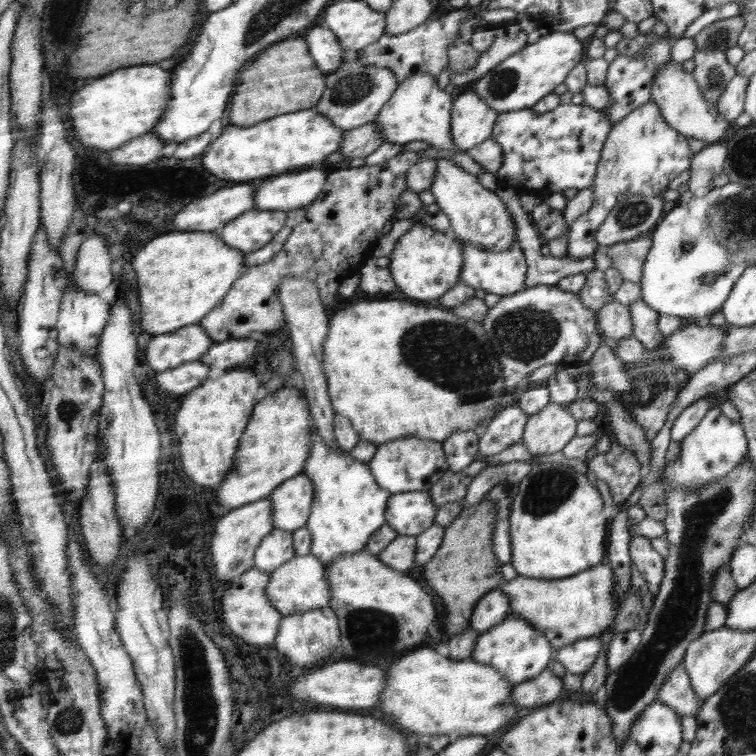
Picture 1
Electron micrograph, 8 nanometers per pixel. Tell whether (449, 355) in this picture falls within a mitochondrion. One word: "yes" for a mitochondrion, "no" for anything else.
yes

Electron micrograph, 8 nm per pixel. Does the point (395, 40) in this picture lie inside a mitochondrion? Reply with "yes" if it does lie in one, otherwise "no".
no

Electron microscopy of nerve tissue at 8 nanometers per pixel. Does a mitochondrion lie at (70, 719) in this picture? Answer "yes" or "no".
yes

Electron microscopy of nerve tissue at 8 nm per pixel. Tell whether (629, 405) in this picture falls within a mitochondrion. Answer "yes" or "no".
no

